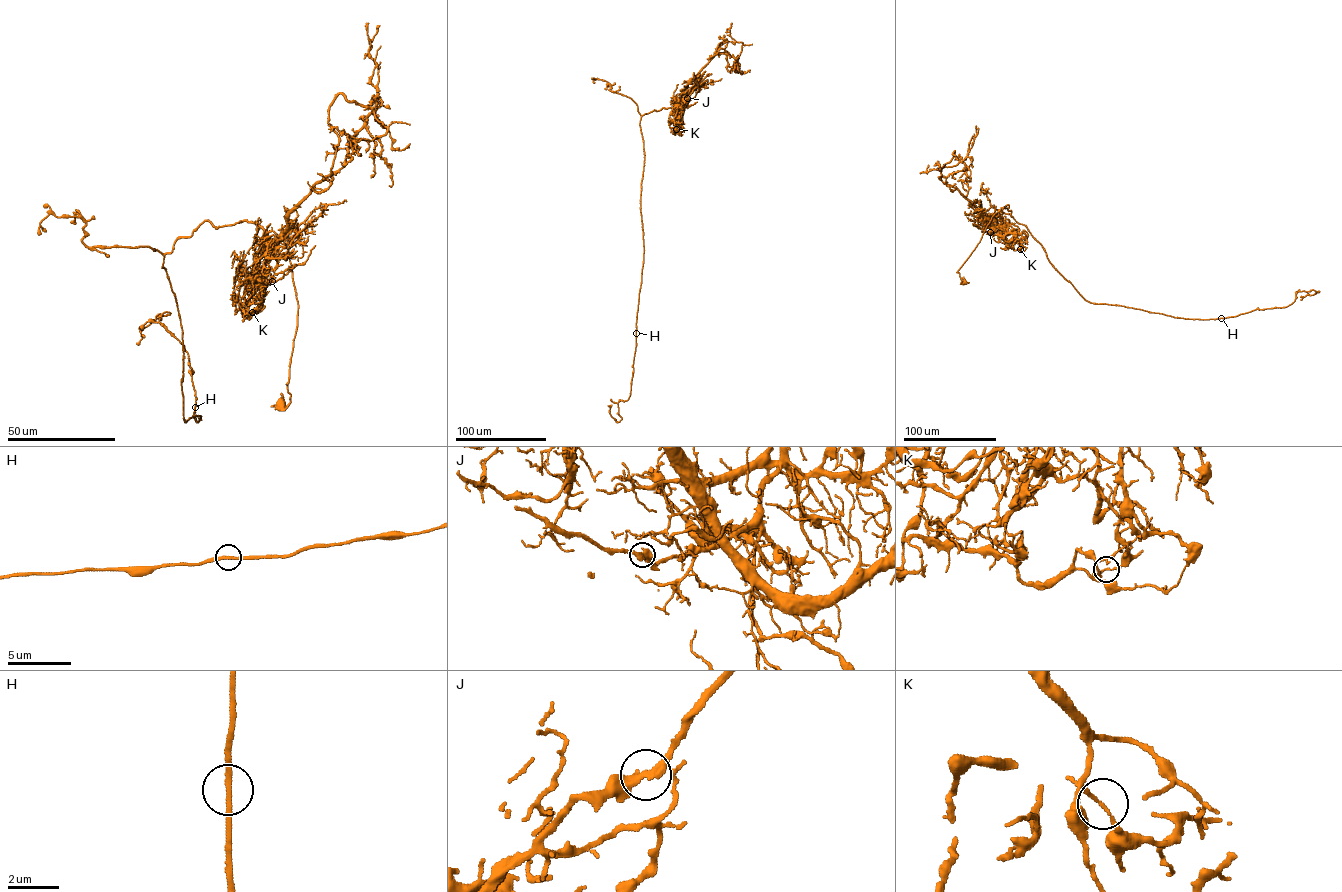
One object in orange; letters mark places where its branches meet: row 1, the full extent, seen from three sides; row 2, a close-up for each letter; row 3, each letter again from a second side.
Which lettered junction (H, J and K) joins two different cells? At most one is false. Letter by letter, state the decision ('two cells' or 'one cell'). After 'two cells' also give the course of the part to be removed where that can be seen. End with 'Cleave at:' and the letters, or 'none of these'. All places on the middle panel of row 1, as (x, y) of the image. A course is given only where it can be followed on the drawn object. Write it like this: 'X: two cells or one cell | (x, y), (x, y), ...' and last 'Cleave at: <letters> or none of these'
H: one cell
J: one cell
K: two cells | (676, 129), (672, 115), (684, 103), (641, 116), (633, 372), (619, 421), (608, 405)
Cleave at: K

